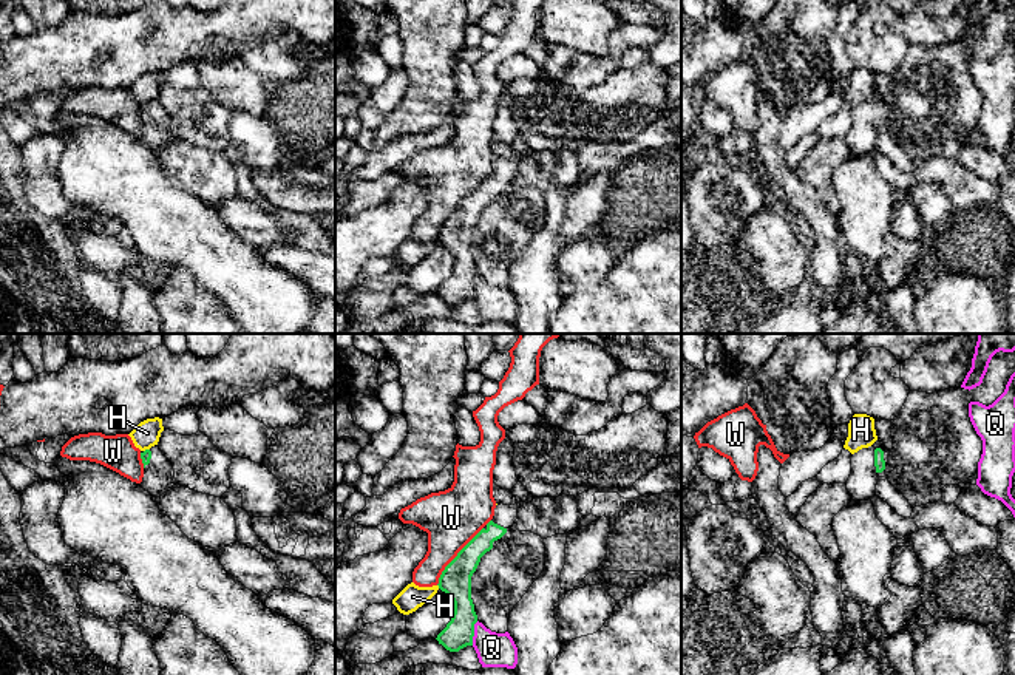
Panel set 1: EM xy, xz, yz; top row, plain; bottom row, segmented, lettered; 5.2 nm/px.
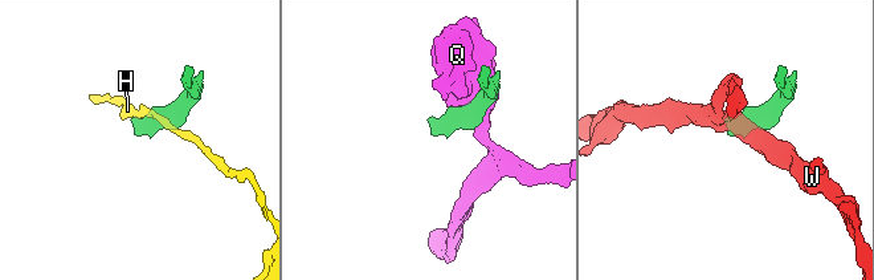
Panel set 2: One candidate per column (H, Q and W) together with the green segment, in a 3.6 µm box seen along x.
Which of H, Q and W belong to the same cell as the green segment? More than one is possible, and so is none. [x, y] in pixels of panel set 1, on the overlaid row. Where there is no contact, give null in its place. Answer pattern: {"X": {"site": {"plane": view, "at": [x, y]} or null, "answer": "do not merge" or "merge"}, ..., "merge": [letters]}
{"H": {"site": {"plane": "xz", "at": [437, 584]}, "answer": "do not merge"}, "Q": {"site": {"plane": "xz", "at": [473, 634]}, "answer": "do not merge"}, "W": {"site": {"plane": "xz", "at": [456, 556]}, "answer": "do not merge"}, "merge": []}

